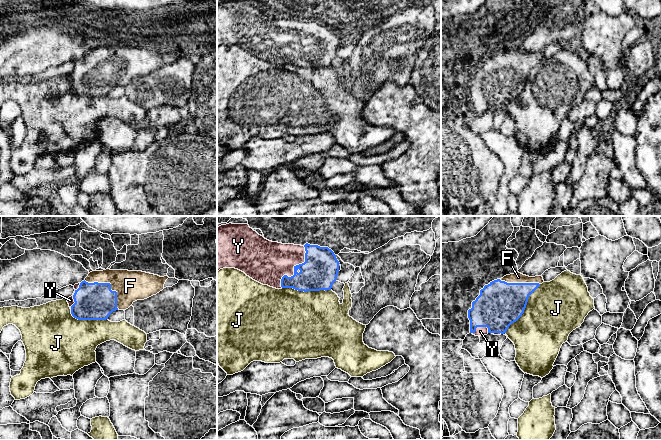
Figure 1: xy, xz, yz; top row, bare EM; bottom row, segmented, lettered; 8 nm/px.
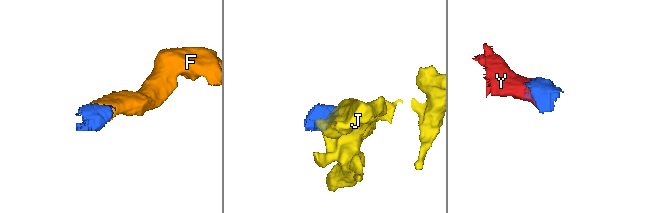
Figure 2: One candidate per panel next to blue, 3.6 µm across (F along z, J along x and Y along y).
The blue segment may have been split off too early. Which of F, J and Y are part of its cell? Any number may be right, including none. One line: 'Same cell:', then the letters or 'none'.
Same cell: F, Y

